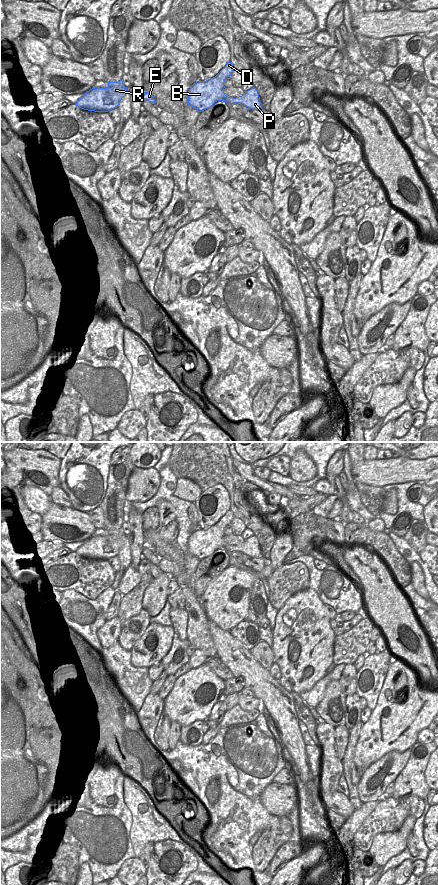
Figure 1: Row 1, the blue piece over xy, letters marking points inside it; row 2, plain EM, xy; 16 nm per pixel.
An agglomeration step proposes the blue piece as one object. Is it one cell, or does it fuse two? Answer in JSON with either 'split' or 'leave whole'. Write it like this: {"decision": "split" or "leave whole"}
{"decision": "leave whole"}

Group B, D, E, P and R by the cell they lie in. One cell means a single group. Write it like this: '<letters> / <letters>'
B D E P R

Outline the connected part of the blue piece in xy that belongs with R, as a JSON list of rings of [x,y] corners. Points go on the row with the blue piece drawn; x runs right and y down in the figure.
[[[122,80],[107,83],[107,88],[90,89],[75,104],[81,109],[95,112],[108,112],[117,108],[128,90]]]

